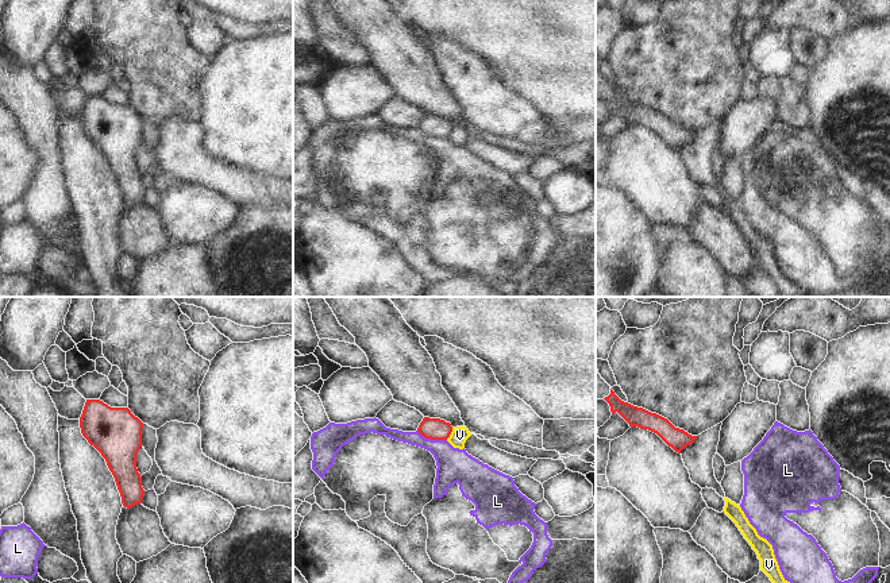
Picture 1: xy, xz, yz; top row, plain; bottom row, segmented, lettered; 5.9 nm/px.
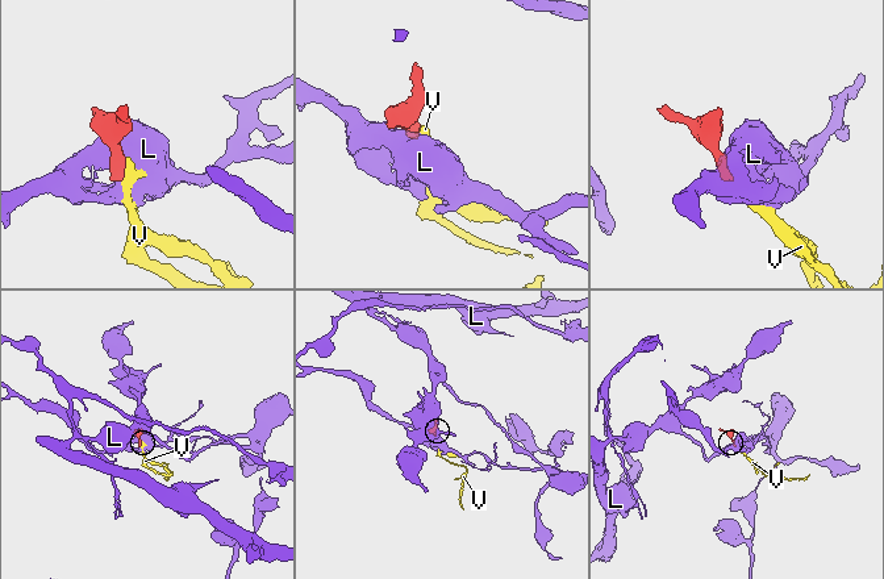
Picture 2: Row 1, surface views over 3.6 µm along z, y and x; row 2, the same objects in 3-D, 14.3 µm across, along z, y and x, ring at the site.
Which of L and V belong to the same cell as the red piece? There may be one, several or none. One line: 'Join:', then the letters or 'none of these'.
Join: none of these

